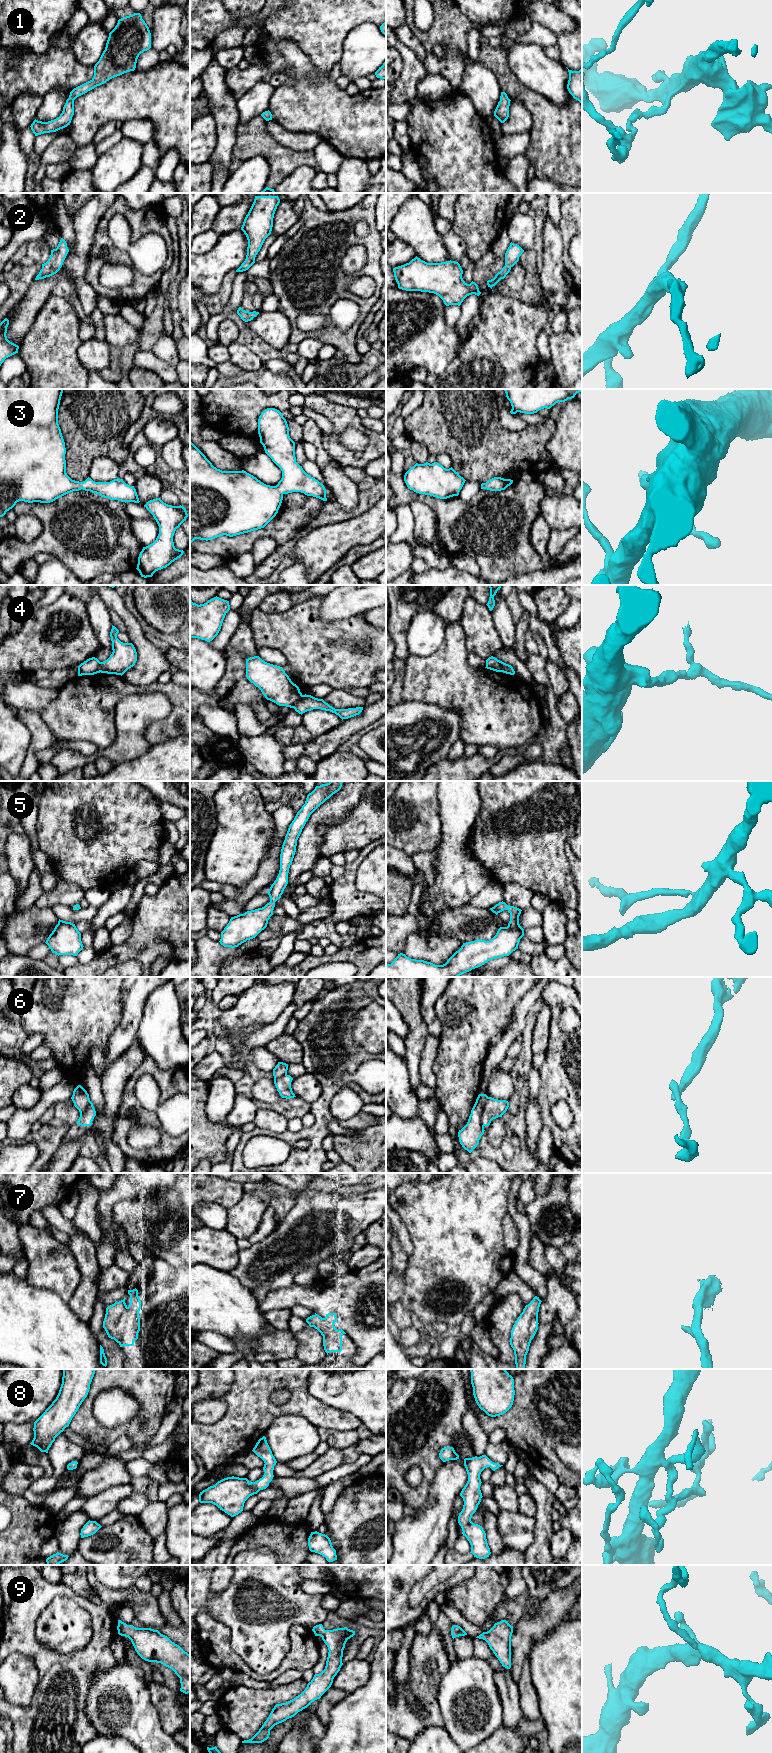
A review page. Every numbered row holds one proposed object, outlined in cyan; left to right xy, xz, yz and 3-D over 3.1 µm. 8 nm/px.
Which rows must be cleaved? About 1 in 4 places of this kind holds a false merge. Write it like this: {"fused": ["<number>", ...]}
{"fused": ["4", "6"]}

